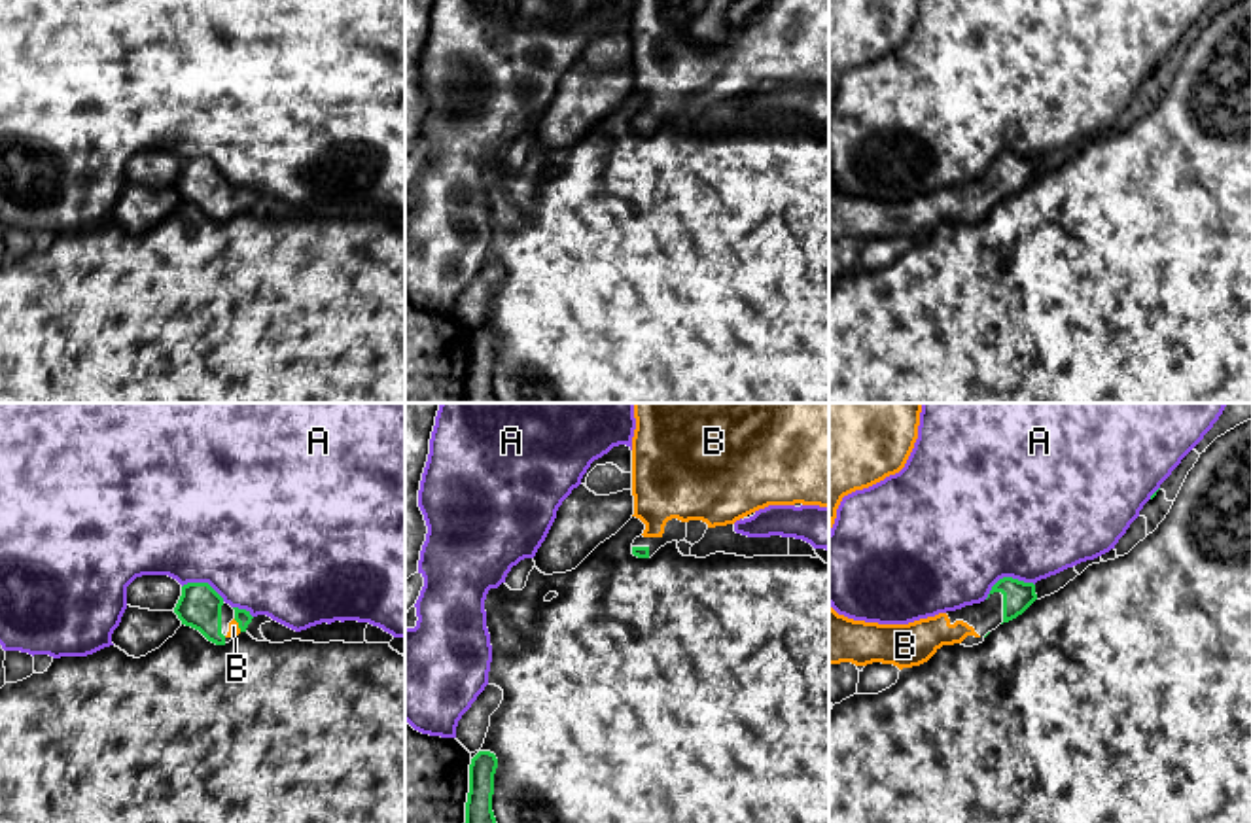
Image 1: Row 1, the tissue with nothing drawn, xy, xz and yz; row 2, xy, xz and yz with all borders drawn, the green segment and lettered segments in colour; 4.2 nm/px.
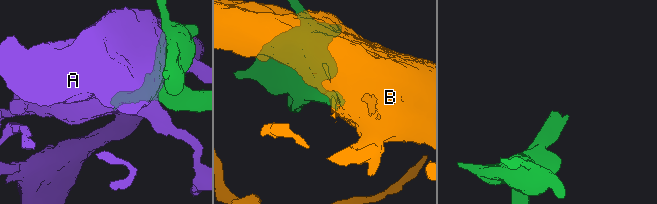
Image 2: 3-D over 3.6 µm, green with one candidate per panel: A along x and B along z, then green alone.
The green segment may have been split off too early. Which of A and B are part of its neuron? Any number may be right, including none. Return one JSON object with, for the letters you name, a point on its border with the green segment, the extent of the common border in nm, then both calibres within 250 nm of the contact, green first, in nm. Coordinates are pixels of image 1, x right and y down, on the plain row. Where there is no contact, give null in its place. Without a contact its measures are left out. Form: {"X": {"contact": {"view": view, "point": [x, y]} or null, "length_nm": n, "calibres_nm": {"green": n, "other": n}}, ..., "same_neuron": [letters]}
{"B": {"contact": {"view": "xy", "point": [239, 201]}, "length_nm": 70, "calibres_nm": {"green": 70, "other": 50}}, "same_neuron": ["B"]}

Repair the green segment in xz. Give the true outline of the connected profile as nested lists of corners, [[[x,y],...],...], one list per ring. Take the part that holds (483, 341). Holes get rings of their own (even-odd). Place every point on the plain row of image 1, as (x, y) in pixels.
[[[479,327],[471,335],[464,403],[498,403],[492,388],[496,344],[498,335],[490,327]]]

